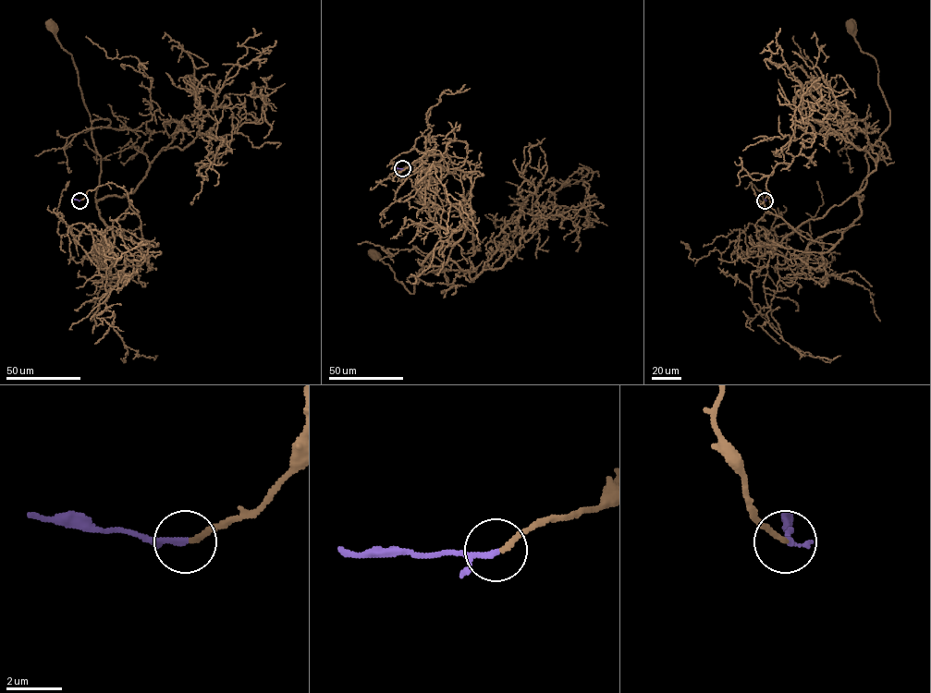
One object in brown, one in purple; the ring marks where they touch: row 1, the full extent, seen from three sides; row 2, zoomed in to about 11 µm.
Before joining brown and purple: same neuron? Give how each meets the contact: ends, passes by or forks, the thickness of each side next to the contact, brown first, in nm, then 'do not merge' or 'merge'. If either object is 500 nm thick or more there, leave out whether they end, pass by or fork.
brown ends; purple passes by; calibres 170 and 140 nm; merge

